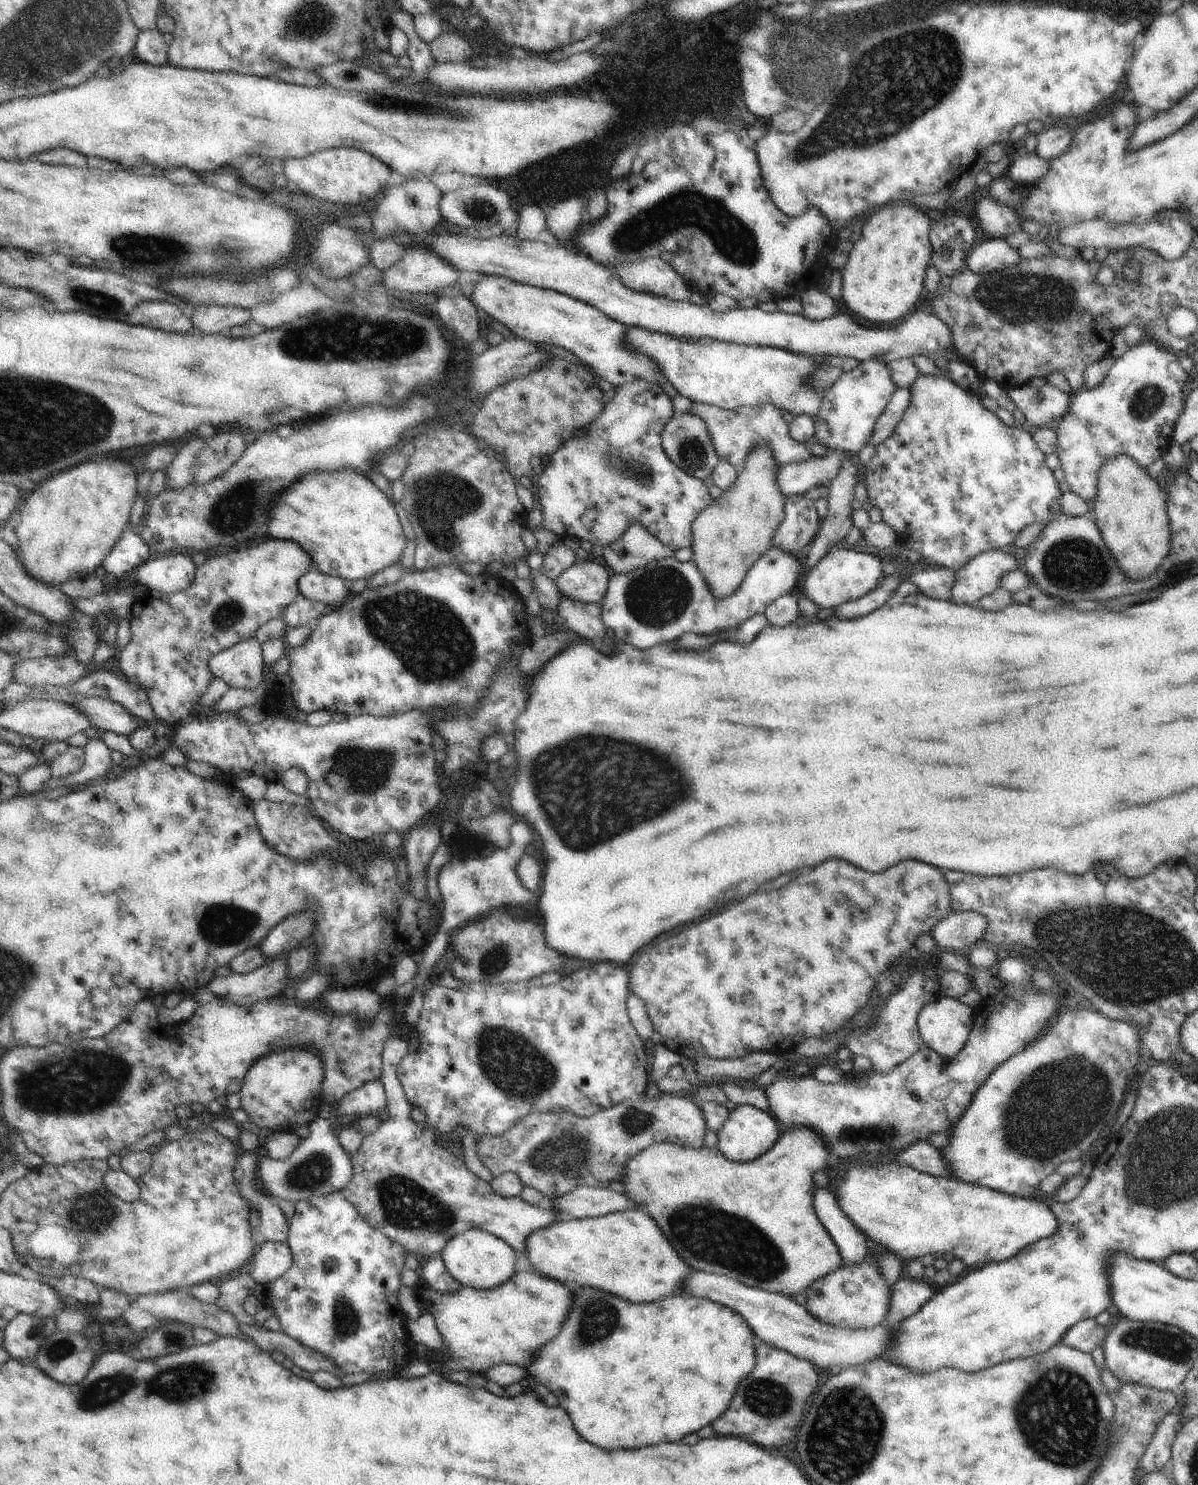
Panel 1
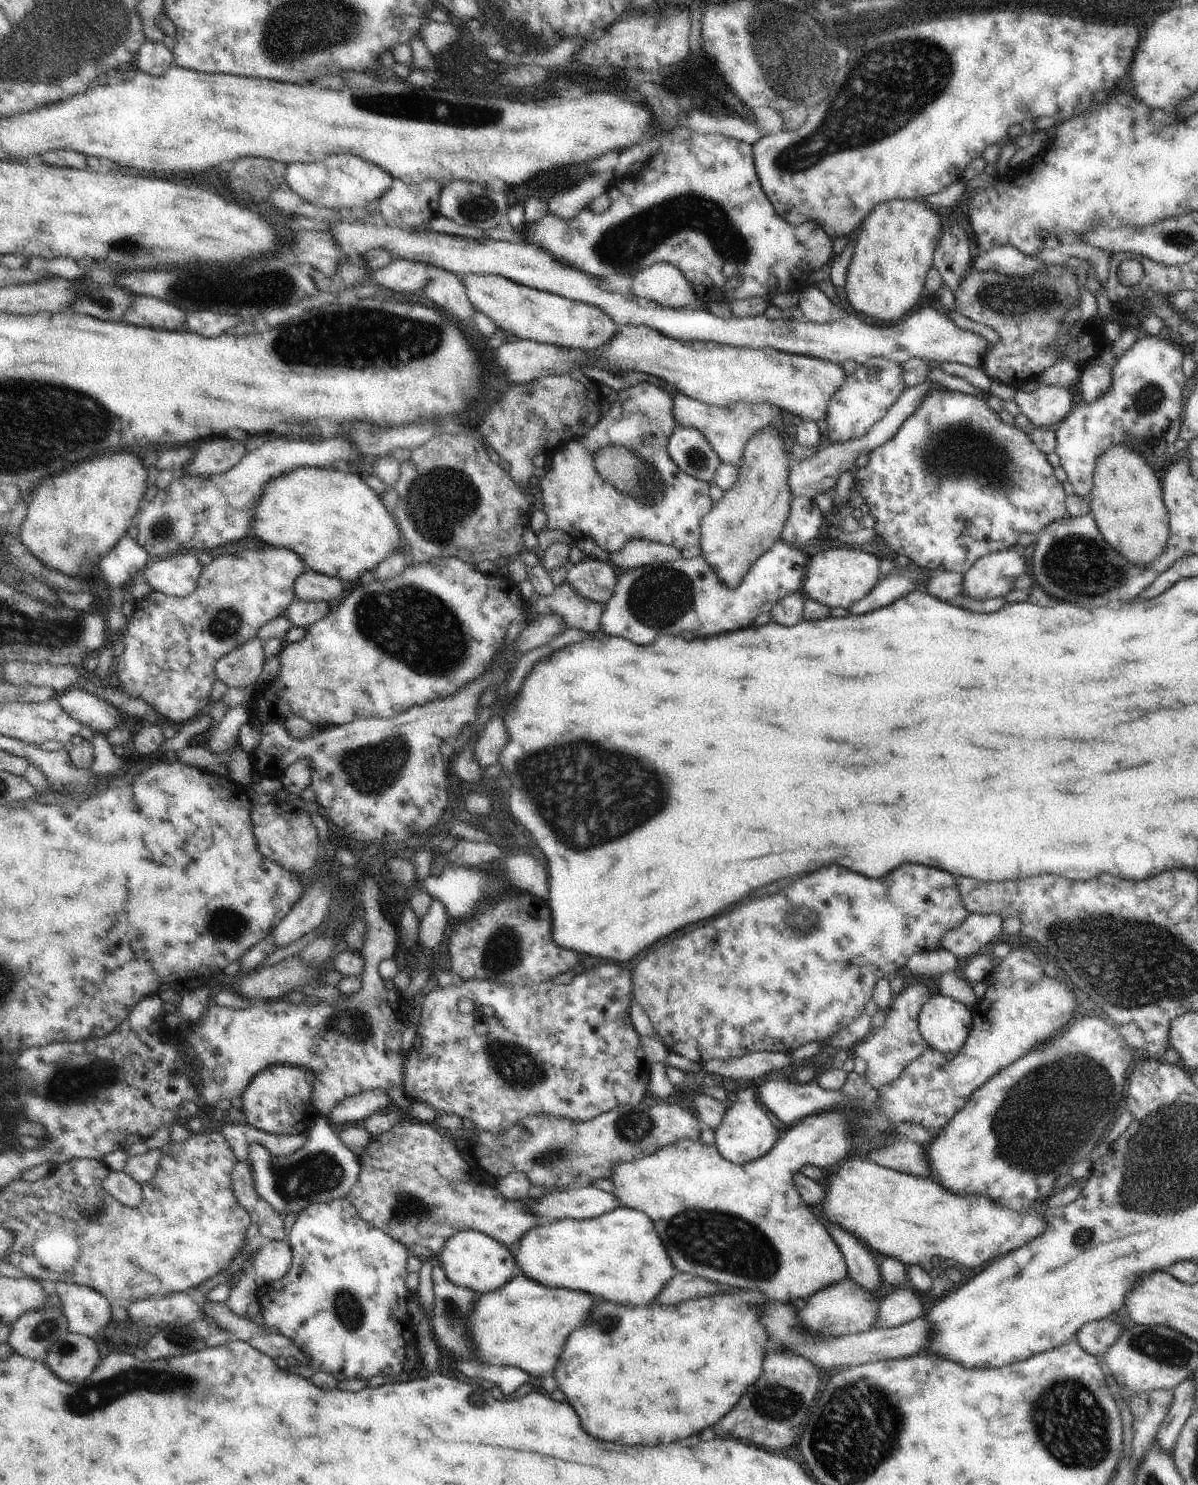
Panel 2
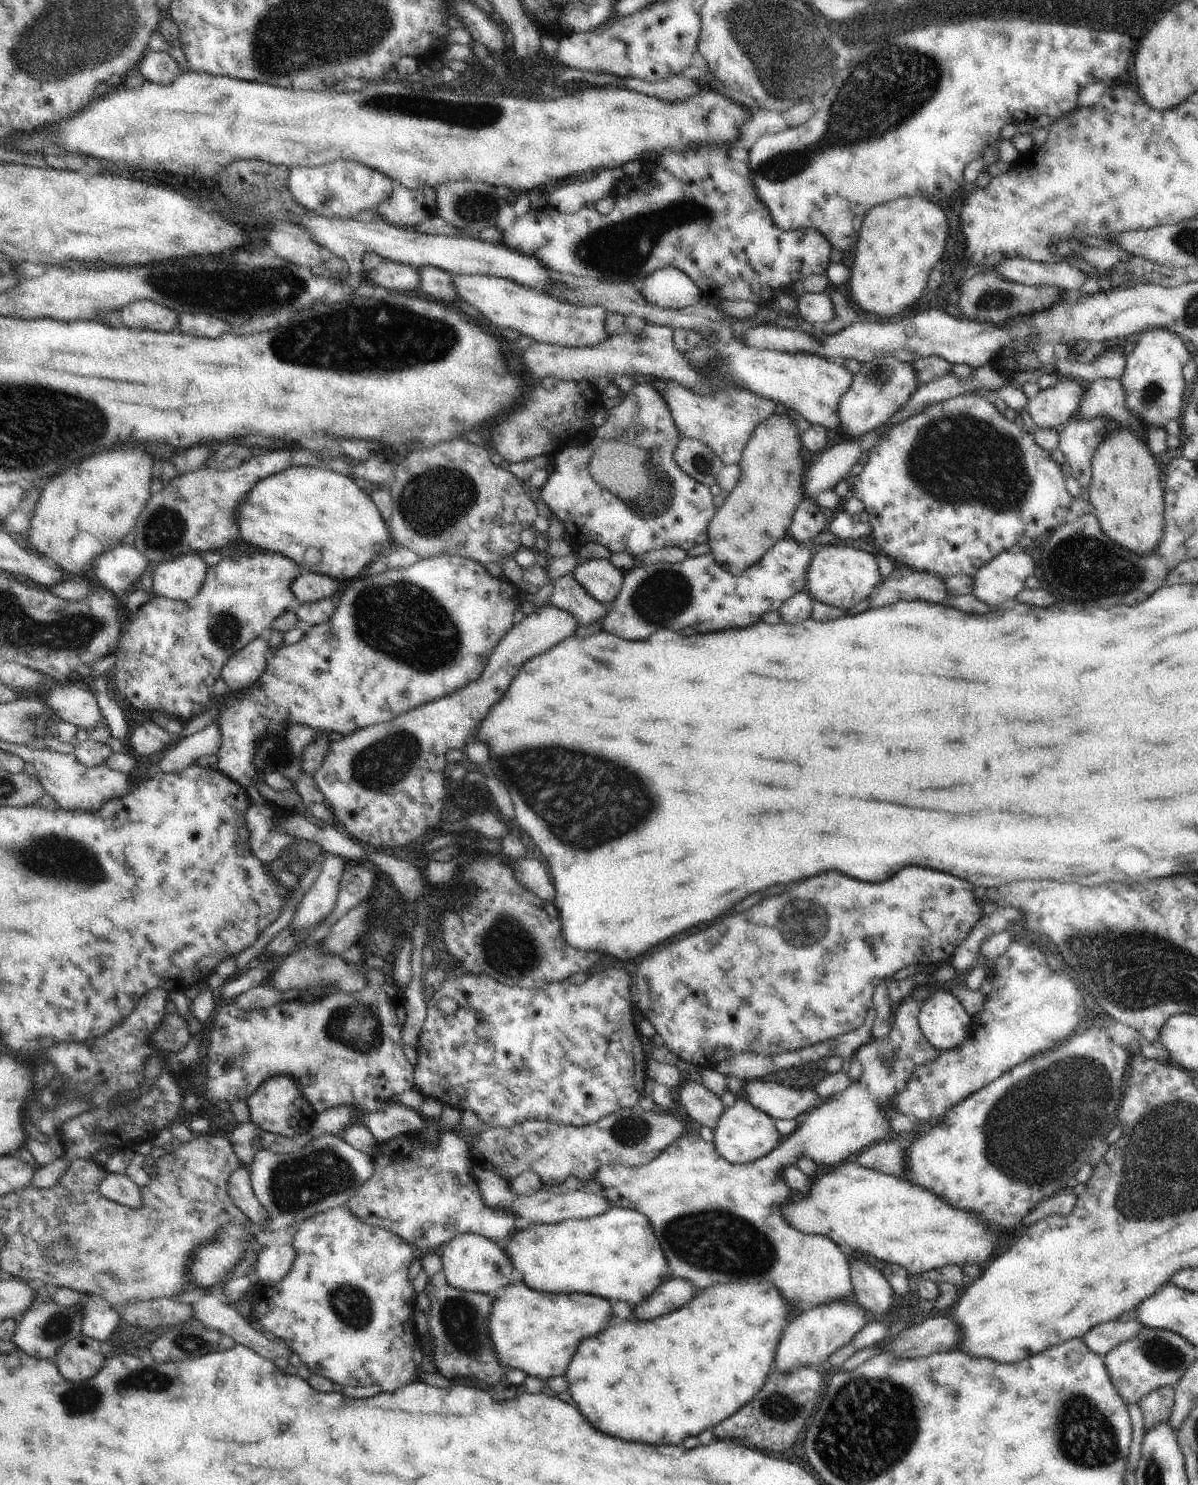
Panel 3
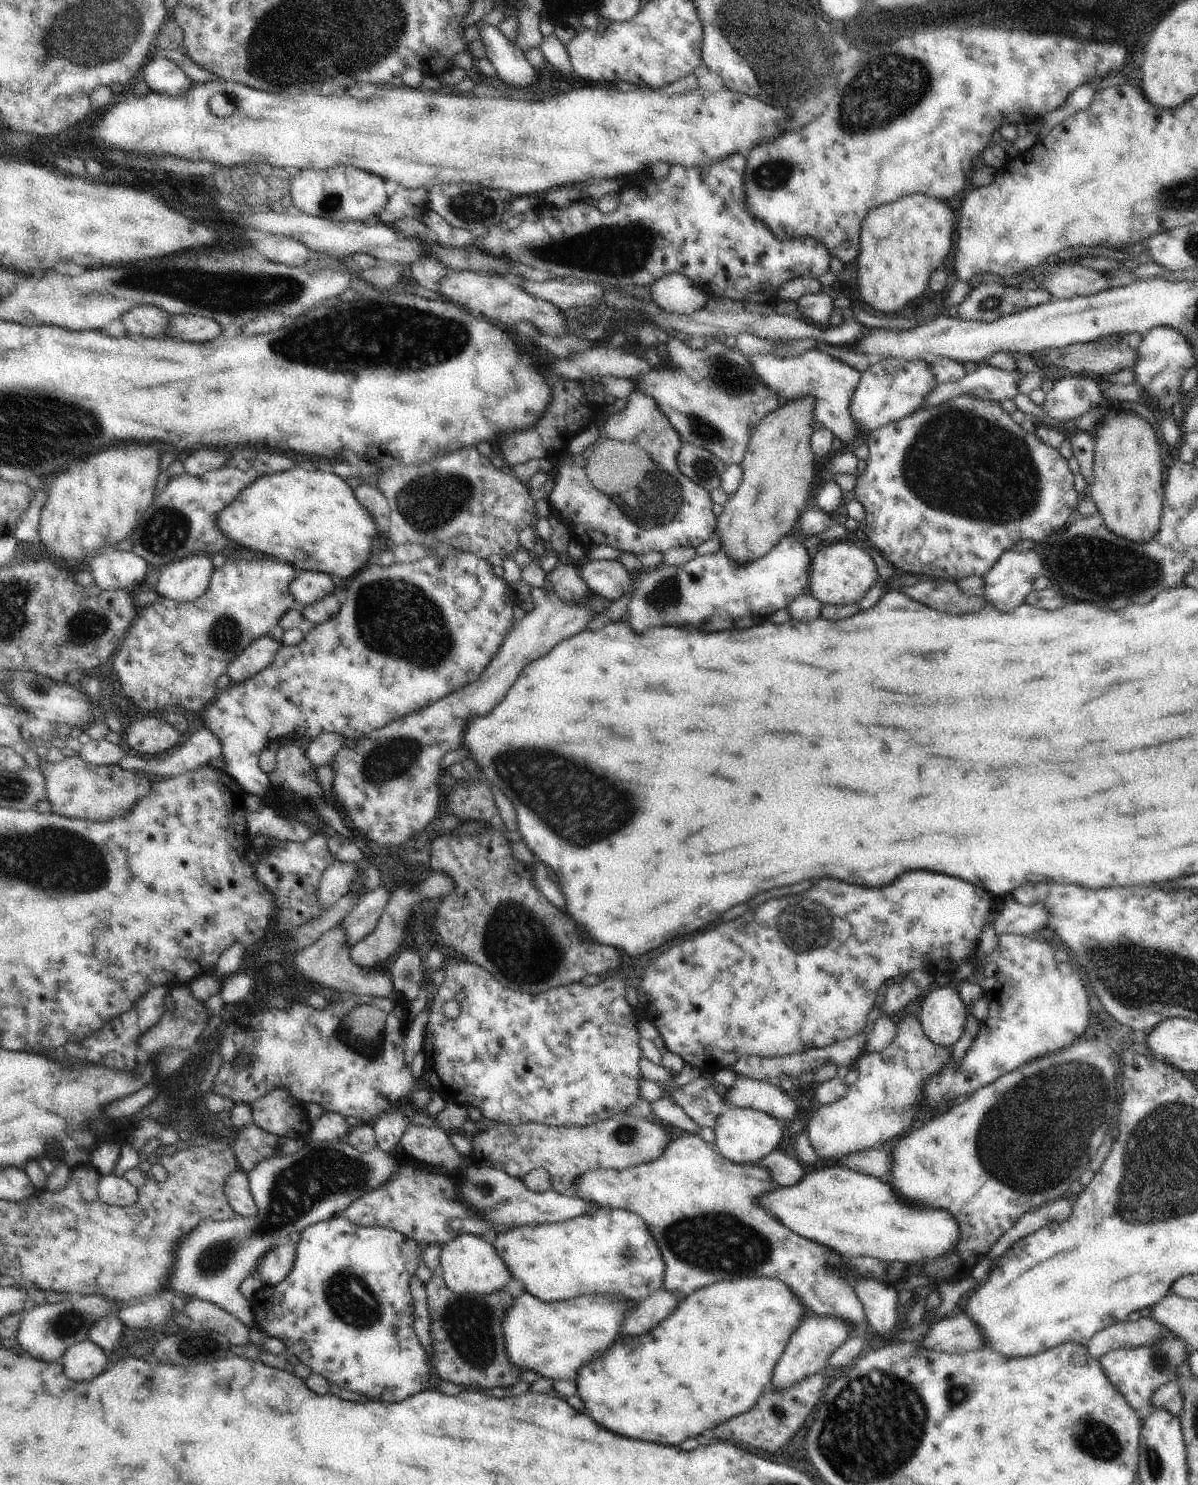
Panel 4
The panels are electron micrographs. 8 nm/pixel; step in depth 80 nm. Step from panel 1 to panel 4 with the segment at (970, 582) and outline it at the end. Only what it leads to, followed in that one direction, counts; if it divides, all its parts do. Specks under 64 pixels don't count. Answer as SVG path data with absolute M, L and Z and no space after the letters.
M1032 550L1028 552L1007 551L1002 557L986 572L984 579L984 598L988 604L994 604L1002 612L1012 612L1014 608L1022 606L1026 596L1033 590L1034 582L1046 575L1043 570L1044 562L1038 552Z

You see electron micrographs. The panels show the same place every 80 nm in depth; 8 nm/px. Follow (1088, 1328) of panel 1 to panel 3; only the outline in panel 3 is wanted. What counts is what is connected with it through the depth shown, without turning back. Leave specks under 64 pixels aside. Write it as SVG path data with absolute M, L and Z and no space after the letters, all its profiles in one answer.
M1136 1319L1128 1322L1112 1320L1108 1324L1096 1324L1096 1328L1092 1328L1082 1340L1090 1352L1103 1357L1122 1342L1136 1336L1142 1328L1145 1328L1144 1324L1140 1324Z

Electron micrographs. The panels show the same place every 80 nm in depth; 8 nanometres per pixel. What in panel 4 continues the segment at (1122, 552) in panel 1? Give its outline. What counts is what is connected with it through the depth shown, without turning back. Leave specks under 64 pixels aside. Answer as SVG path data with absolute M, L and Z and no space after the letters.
M1112 412L1104 416L1094 434L1094 484L1089 498L1096 504L1108 530L1134 544L1146 544L1158 534L1163 514L1164 473L1161 447L1150 422L1138 412Z

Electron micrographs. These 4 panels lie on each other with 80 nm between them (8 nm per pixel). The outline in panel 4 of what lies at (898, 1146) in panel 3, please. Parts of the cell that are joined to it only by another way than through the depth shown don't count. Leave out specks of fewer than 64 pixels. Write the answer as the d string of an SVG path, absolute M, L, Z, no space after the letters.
M889 1143L889 1145L882 1151L869 1149L863 1152L854 1152L852 1155L836 1160L836 1162L842 1168L850 1168L852 1172L886 1180L892 1172L893 1143Z

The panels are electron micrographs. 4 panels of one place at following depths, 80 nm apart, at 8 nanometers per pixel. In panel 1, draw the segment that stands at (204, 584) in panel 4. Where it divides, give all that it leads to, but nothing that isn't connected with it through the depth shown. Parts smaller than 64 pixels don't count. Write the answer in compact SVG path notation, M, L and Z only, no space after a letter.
M172 552L156 560L148 560L136 570L138 582L148 590L173 595L190 588L195 579L196 564L189 552Z

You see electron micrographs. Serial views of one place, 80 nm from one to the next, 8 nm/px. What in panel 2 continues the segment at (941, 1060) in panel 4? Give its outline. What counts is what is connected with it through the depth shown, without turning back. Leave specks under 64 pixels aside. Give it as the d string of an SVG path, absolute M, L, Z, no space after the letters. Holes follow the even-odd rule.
M922 984L906 987L900 995L893 999L884 1026L881 1029L873 1030L868 1038L852 1049L854 1058L860 1057L866 1061L867 1069L863 1075L877 1090L898 1080L901 1072L904 1072L911 1062L930 1049L929 1044L922 1038L918 1026L920 1009L929 998L927 988ZM832 1107L828 1111L819 1112L817 1115L804 1117L798 1123L791 1125L790 1128L786 1130L786 1133L783 1134L783 1137L779 1138L764 1156L750 1161L749 1163L731 1163L720 1154L716 1145L706 1144L701 1141L700 1138L685 1138L674 1144L662 1147L653 1155L643 1158L642 1160L617 1164L613 1168L609 1179L612 1180L613 1193L618 1199L620 1207L628 1207L645 1212L652 1219L656 1232L660 1240L662 1240L677 1273L688 1273L706 1279L711 1283L719 1283L728 1288L744 1290L758 1289L770 1299L780 1303L794 1302L794 1300L800 1300L800 1298L807 1301L811 1296L814 1296L815 1293L828 1288L830 1285L838 1284L839 1281L846 1280L848 1277L848 1269L844 1255L833 1239L833 1236L828 1232L828 1228L813 1215L809 1209L810 1206L799 1197L793 1176L806 1165L816 1165L821 1169L828 1168L828 1166L832 1164L834 1165L837 1162L841 1163L846 1160L848 1154L857 1152L855 1142L853 1141L853 1137L857 1134L855 1131L856 1127L855 1118L852 1115L847 1115L847 1110L844 1107L842 1107L841 1110L838 1107Z

